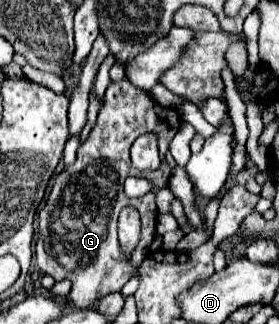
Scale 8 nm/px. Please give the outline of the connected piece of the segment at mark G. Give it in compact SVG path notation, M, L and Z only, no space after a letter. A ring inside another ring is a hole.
M126 78L122 82L112 82L104 94L104 104L100 106L98 112L98 120L92 128L92 132L88 134L88 138L84 140L84 144L78 148L76 152L76 160L66 166L52 184L50 196L48 200L42 204L40 212L38 212L38 242L36 242L36 264L38 268L52 276L54 280L70 280L72 282L72 290L68 292L68 296L64 298L64 302L68 306L78 306L78 308L86 308L92 306L94 302L102 299L106 295L121 291L122 286L134 276L136 266L132 266L132 262L128 262L118 248L118 214L124 206L138 206L140 218L142 218L142 238L138 242L138 258L144 258L146 252L144 248L152 242L152 238L156 236L156 206L154 206L154 194L146 194L144 198L128 198L124 194L124 180L130 176L132 172L132 162L130 162L130 148L132 142L140 136L140 134L156 134L158 138L158 148L160 148L160 158L162 164L158 170L154 172L146 172L146 178L150 178L154 182L154 186L168 186L168 178L170 178L170 166L164 158L170 140L174 138L174 134L180 128L180 114L172 108L164 108L158 102L154 102L154 98L144 92L144 90L134 90L134 86L130 86L130 82L126 82Z

